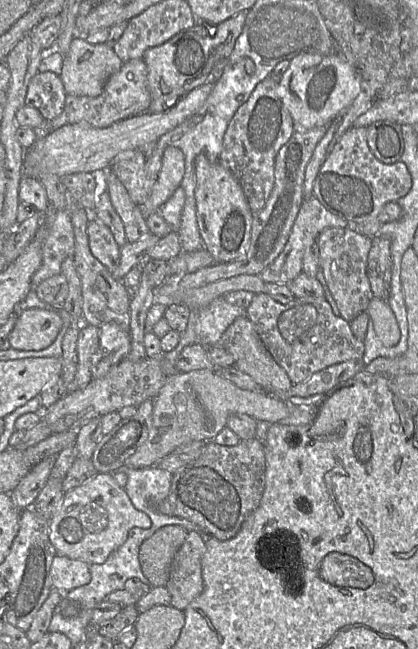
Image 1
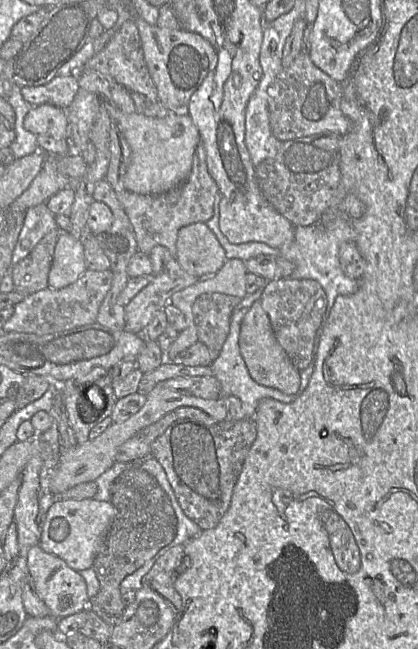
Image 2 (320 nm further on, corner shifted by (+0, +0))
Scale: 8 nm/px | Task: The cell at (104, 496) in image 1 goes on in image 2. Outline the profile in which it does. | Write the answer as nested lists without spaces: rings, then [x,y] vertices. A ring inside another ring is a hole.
[[[93,498],[54,499],[42,527],[39,545],[45,552],[61,558],[76,571],[91,568],[105,544],[115,516],[116,509],[111,502],[98,501]]]

